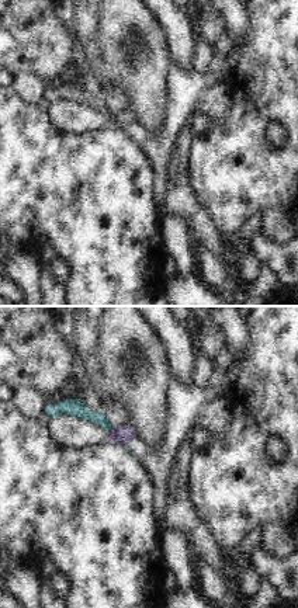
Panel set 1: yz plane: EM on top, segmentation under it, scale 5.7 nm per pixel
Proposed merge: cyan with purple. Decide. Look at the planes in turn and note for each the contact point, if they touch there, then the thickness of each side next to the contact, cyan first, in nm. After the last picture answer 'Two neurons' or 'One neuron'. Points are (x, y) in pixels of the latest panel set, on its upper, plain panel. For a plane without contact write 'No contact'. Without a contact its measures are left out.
Touches cyan at (110, 113). Thickness 110 nm (cyan) against 100 nm.

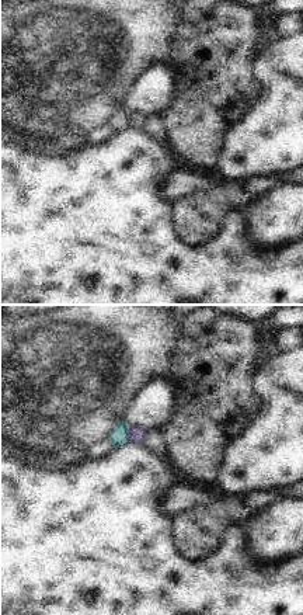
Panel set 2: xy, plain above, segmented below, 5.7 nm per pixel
Touches cyan at (128, 120). Thickness 110 nm (cyan) against 100 nm.

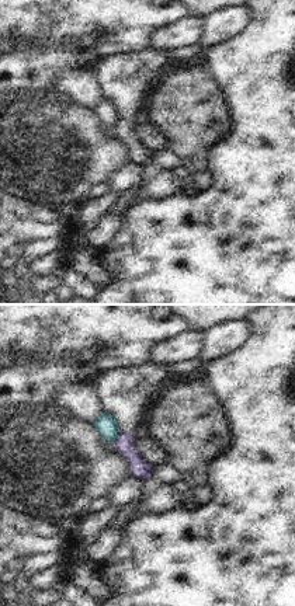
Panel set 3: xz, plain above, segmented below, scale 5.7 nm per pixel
Touches cyan at (118, 117). Thickness 120 nm (cyan) against 120 nm.

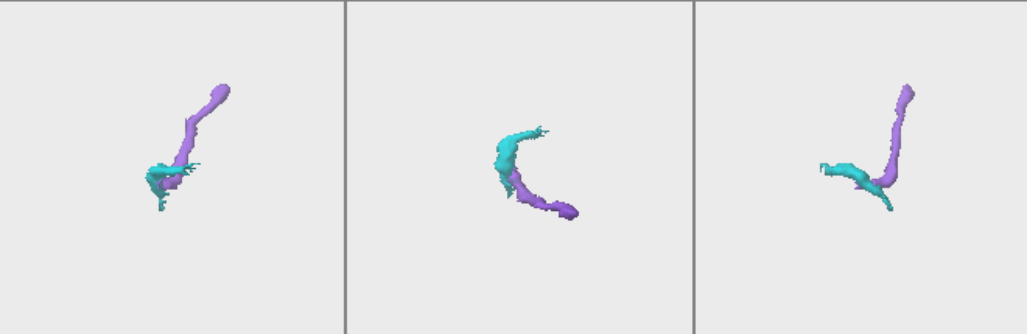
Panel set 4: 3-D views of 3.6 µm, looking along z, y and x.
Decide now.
Two neurons.

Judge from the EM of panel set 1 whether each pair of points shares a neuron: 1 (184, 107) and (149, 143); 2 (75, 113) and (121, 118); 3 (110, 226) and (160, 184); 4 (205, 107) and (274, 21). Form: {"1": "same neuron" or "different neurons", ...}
{"1": "same neuron", "2": "same neuron", "3": "different neurons", "4": "different neurons"}

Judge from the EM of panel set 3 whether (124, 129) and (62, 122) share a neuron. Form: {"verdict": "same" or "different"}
{"verdict": "different"}

